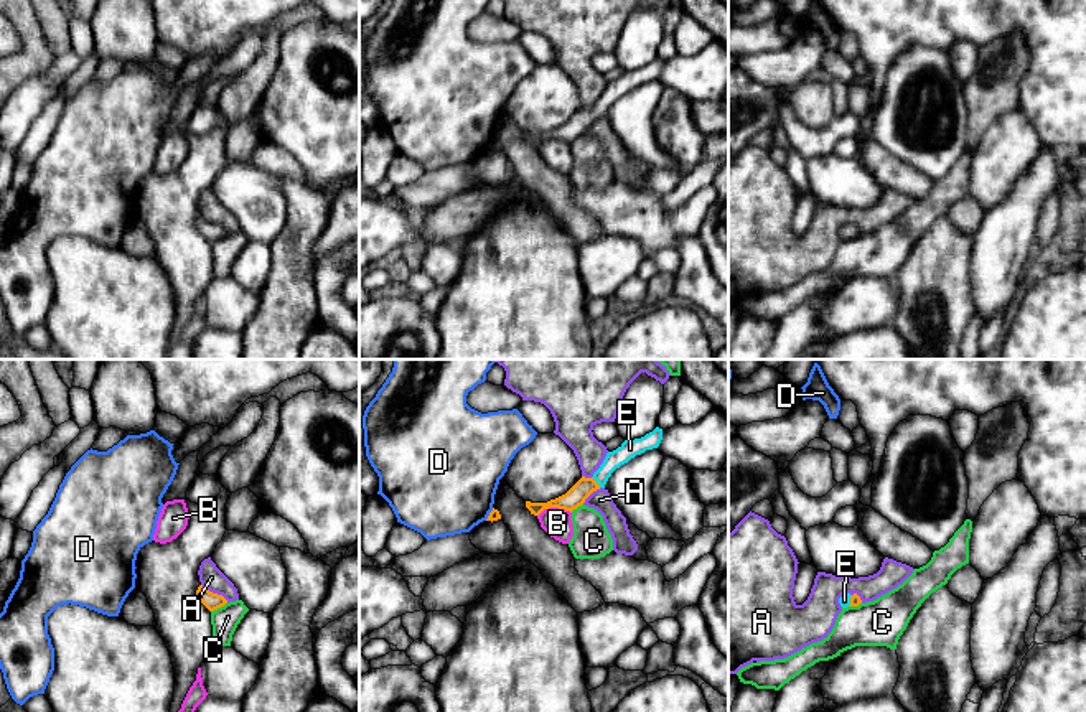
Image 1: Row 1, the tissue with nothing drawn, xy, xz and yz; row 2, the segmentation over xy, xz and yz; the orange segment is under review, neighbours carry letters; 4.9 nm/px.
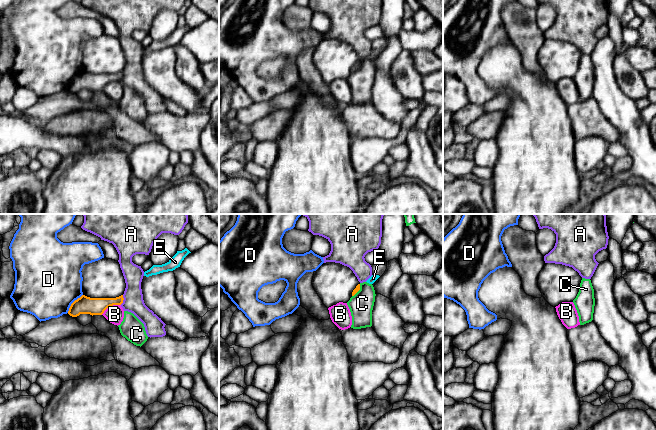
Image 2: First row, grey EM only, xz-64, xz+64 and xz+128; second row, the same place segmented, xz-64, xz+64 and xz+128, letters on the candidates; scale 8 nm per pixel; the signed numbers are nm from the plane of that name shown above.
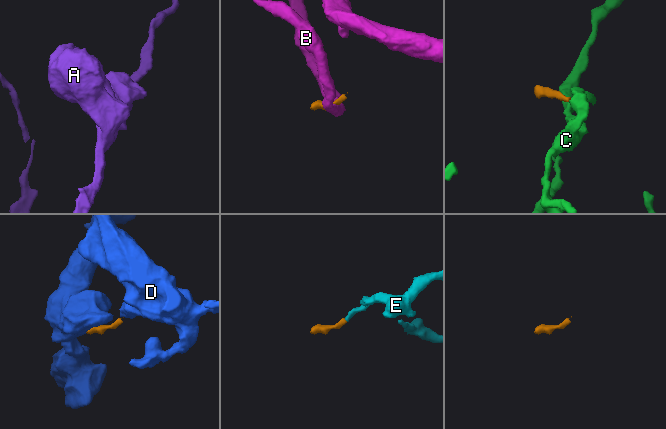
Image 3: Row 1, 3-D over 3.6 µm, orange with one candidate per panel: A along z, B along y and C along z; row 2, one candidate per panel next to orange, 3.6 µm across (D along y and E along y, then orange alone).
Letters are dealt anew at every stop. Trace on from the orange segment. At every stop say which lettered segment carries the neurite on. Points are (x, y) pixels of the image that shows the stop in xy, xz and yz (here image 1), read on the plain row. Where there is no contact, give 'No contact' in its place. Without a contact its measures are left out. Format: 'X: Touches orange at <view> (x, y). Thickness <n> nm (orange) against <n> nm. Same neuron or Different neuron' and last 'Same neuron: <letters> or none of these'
A: Touches orange at xy (215, 224). Thickness 80 nm (orange) against 110 nm. Different neuron
B: Touches orange at xz (554, 137). Thickness 100 nm (orange) against 140 nm. Different neuron
C: Touches orange at xy (218, 238). Thickness 80 nm (orange) against 140 nm. Different neuron
D: Touches orange at xz (490, 145). Thickness 50 nm (orange) against 480 nm. Different neuron
E: Touches orange at xz (595, 112). Thickness 100 nm (orange) against 90 nm. Same neuron
Same neuron: E

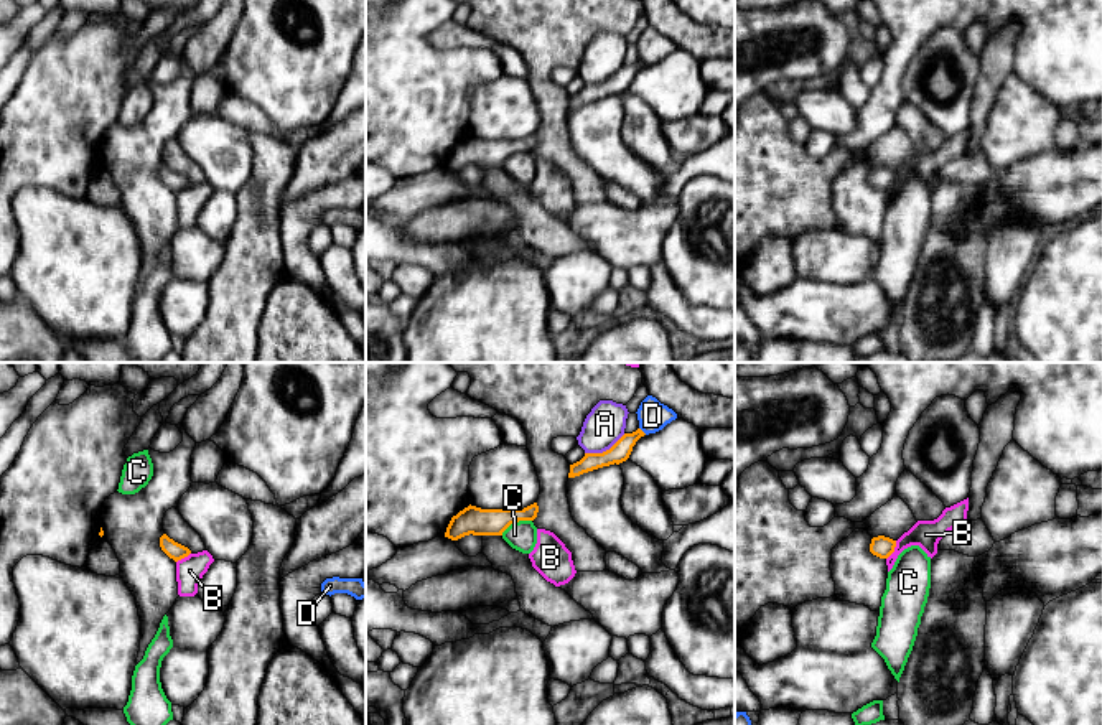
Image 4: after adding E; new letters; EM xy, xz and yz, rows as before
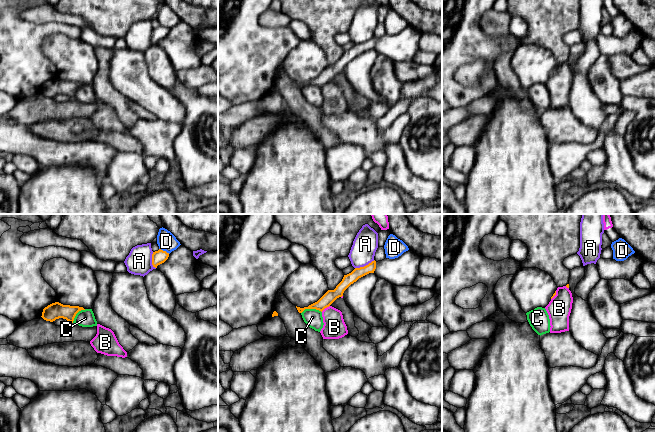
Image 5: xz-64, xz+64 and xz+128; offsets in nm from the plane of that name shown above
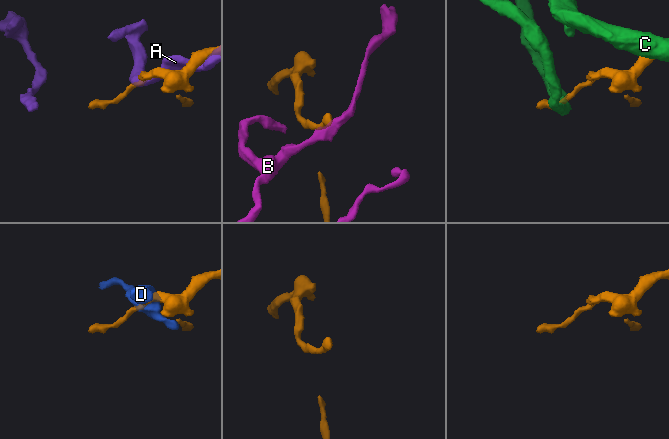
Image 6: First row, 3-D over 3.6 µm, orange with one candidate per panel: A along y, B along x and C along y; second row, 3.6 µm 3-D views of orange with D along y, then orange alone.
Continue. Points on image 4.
A: Touches orange at xz (607, 81). Thickness 100 nm (orange) against 190 nm. Different neuron
B: Touches orange at yz (893, 182). Thickness 100 nm (orange) against 140 nm. Different neuron
C: Touches orange at xz (516, 152). Thickness 140 nm (orange) against 140 nm. Different neuron
D: Touches orange at xz (641, 61). Thickness 100 nm (orange) against 150 nm. Different neuron
Same neuron: none of these

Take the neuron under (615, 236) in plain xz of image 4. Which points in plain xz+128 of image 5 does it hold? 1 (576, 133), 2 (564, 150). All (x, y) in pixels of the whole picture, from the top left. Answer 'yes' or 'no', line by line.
1: yes
2: no

